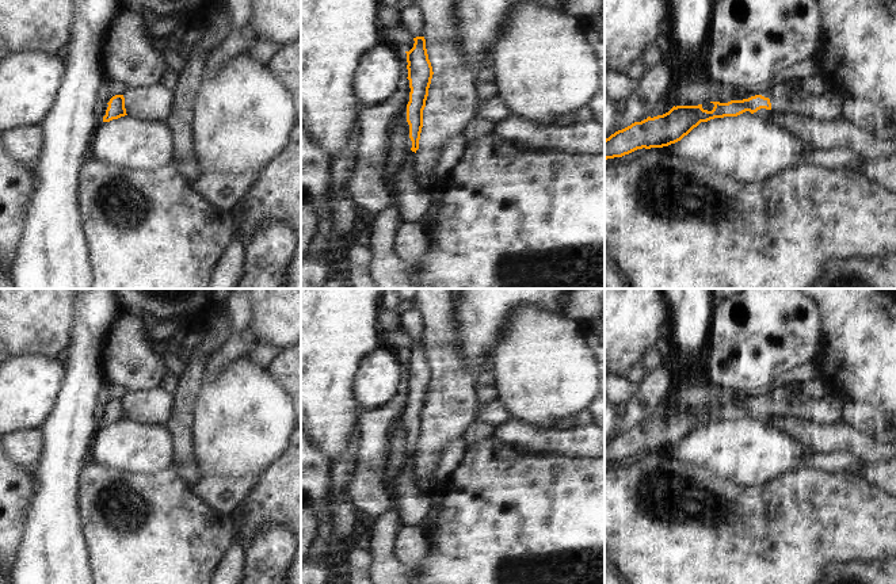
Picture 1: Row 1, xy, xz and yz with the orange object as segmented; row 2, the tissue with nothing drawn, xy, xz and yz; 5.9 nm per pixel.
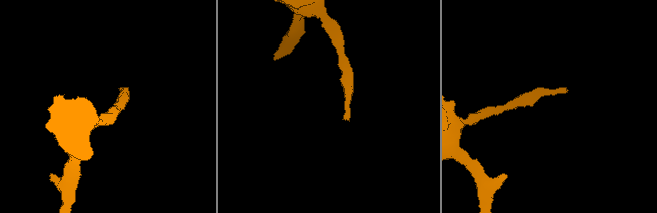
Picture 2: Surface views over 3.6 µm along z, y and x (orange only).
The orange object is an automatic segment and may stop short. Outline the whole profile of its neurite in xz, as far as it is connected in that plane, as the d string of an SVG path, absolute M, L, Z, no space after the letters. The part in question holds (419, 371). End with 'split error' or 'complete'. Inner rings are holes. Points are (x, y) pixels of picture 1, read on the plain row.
M424 340L413 341L413 351L407 356L409 383L409 405L401 413L401 424L407 430L404 443L405 457L399 474L392 481L392 499L399 505L401 519L408 526L423 526L430 514L431 495L426 493L416 476L416 454L423 431L423 413L432 382L432 370L428 363Z | split error

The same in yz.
M788 385L778 388L771 393L759 398L751 397L740 404L731 404L728 406L710 405L714 408L712 415L704 413L702 408L698 409L674 409L668 416L657 420L648 420L641 425L634 425L630 430L615 435L605 443L605 463L622 461L637 453L663 451L680 444L701 425L708 425L714 421L737 420L743 417L754 417L760 421L767 419L797 419L808 423L820 423L824 425L835 424L842 420L842 402L836 396L826 400L817 400L808 393L802 385Z | split error

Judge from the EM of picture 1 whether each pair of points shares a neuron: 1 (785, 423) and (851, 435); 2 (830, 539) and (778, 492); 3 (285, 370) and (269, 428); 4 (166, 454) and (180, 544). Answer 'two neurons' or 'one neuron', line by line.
1: one neuron
2: one neuron
3: two neurons
4: two neurons

